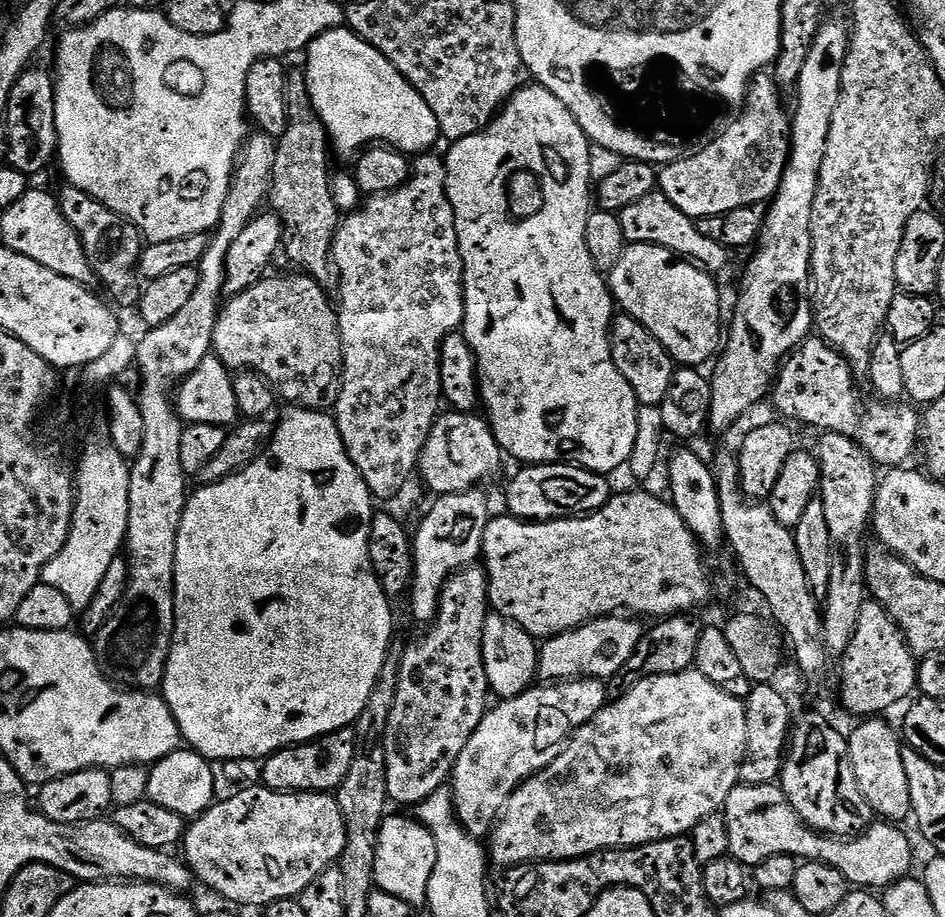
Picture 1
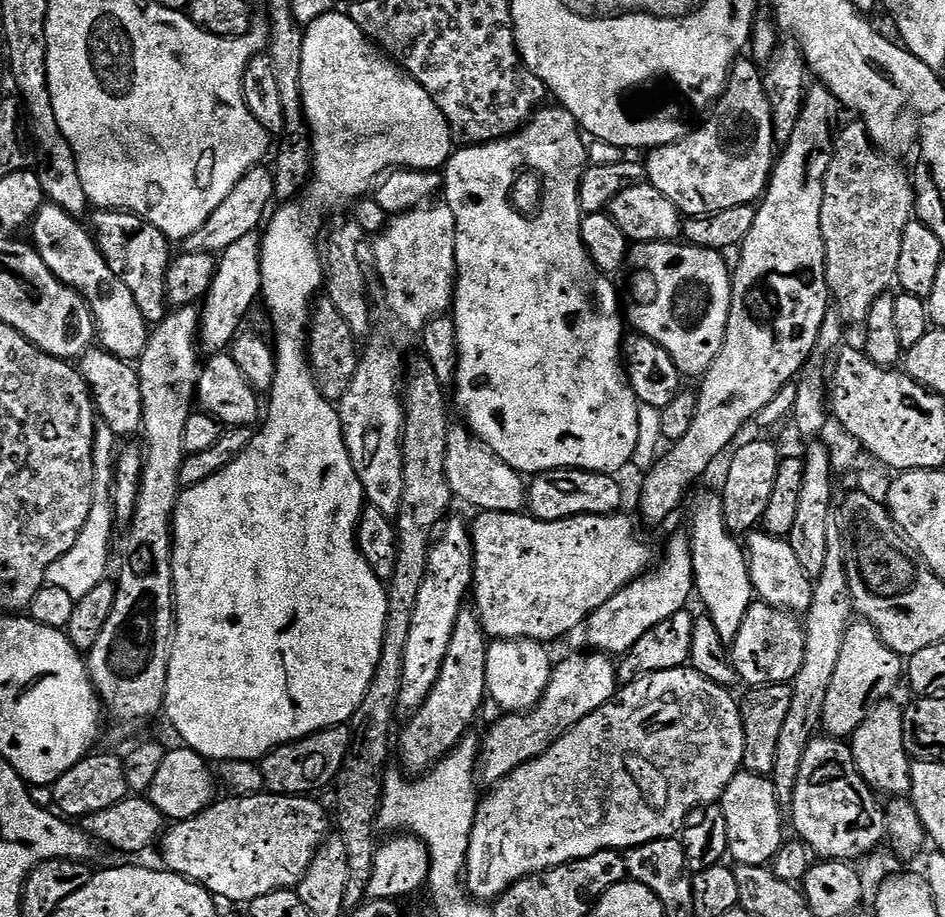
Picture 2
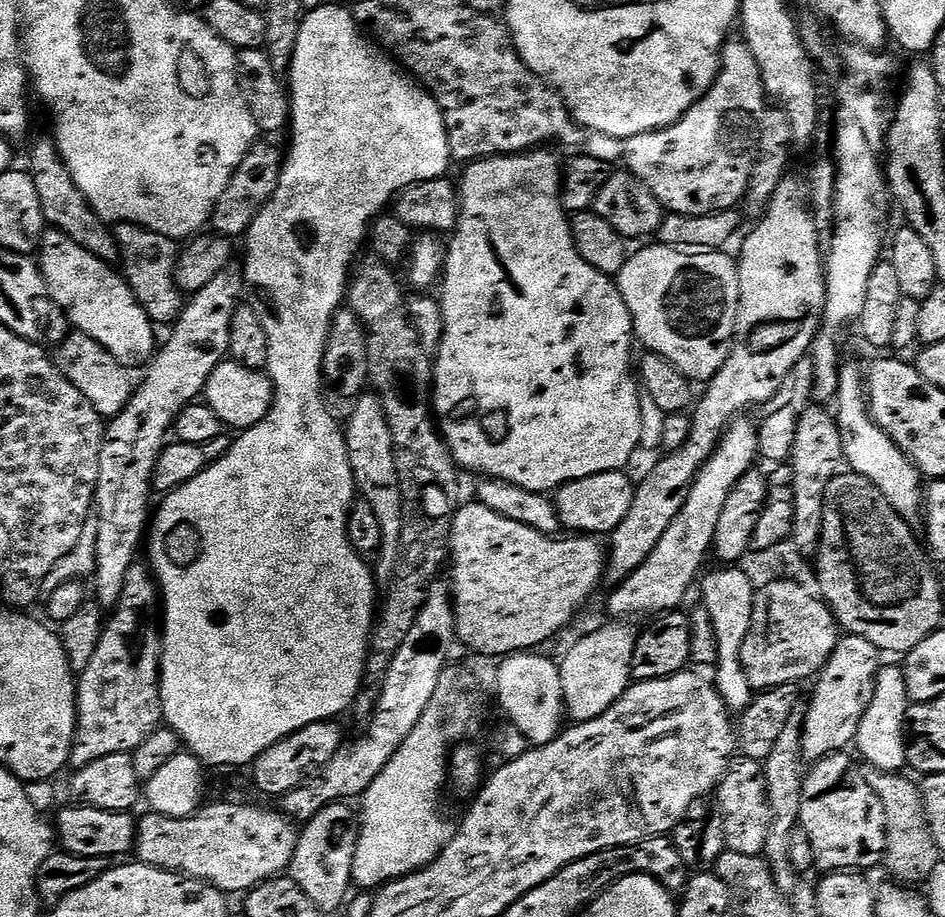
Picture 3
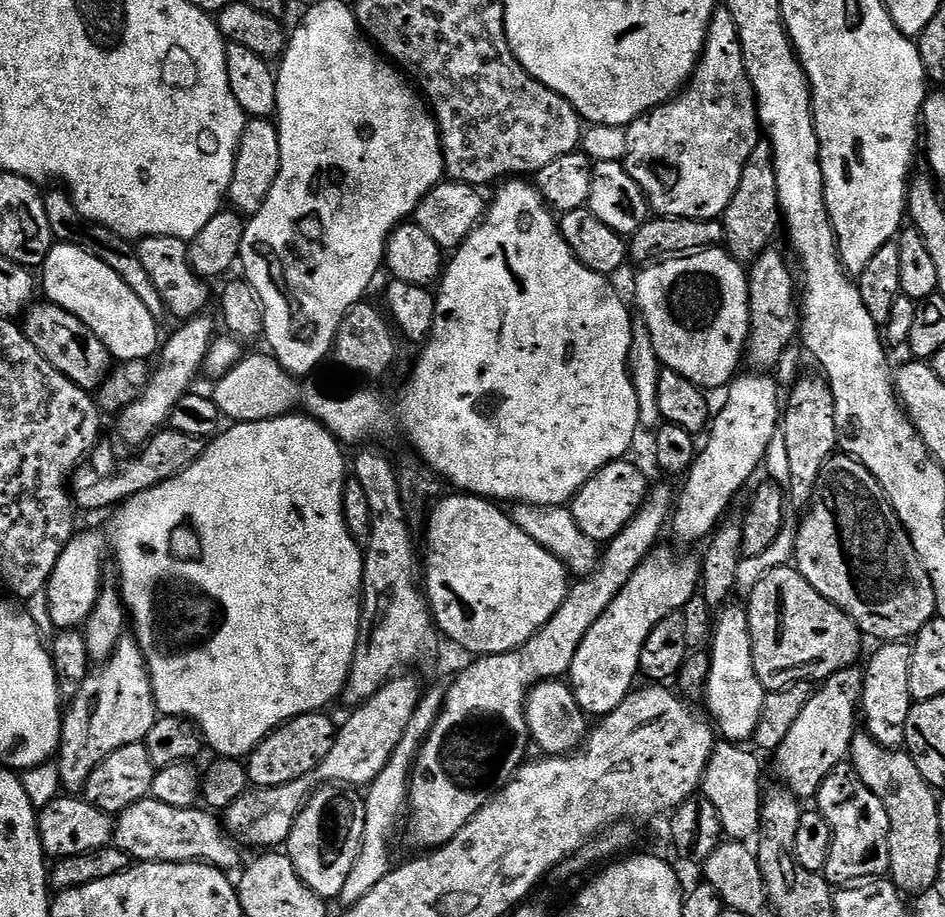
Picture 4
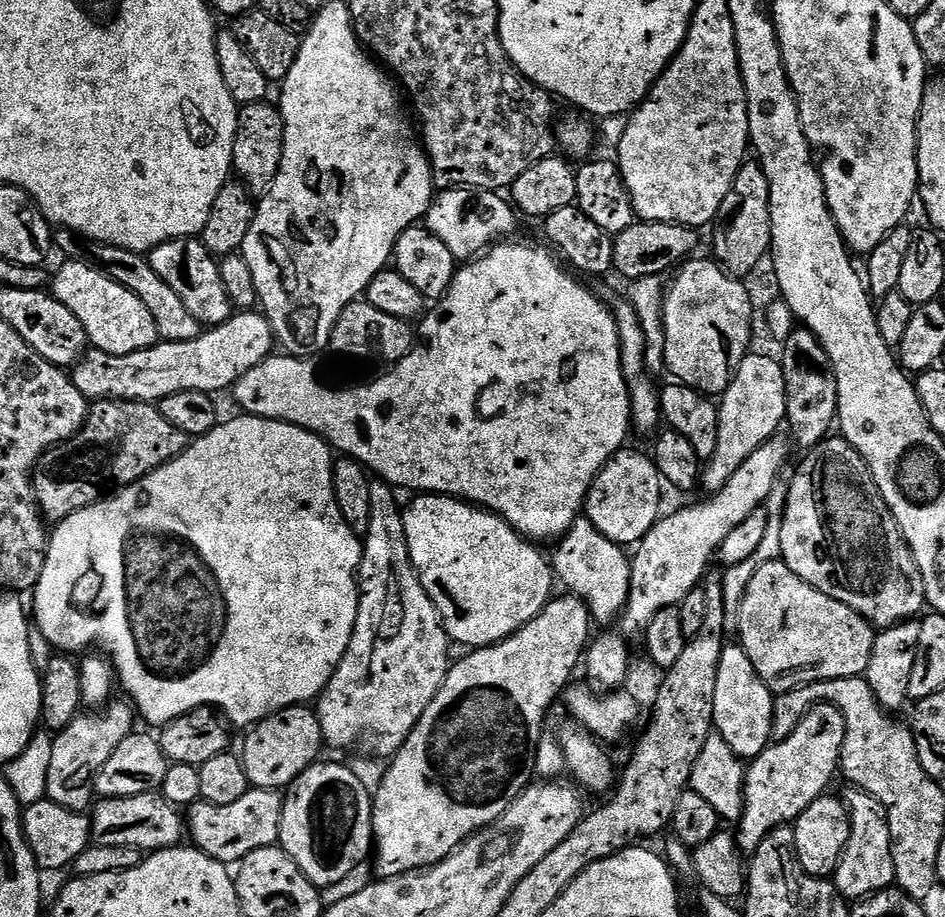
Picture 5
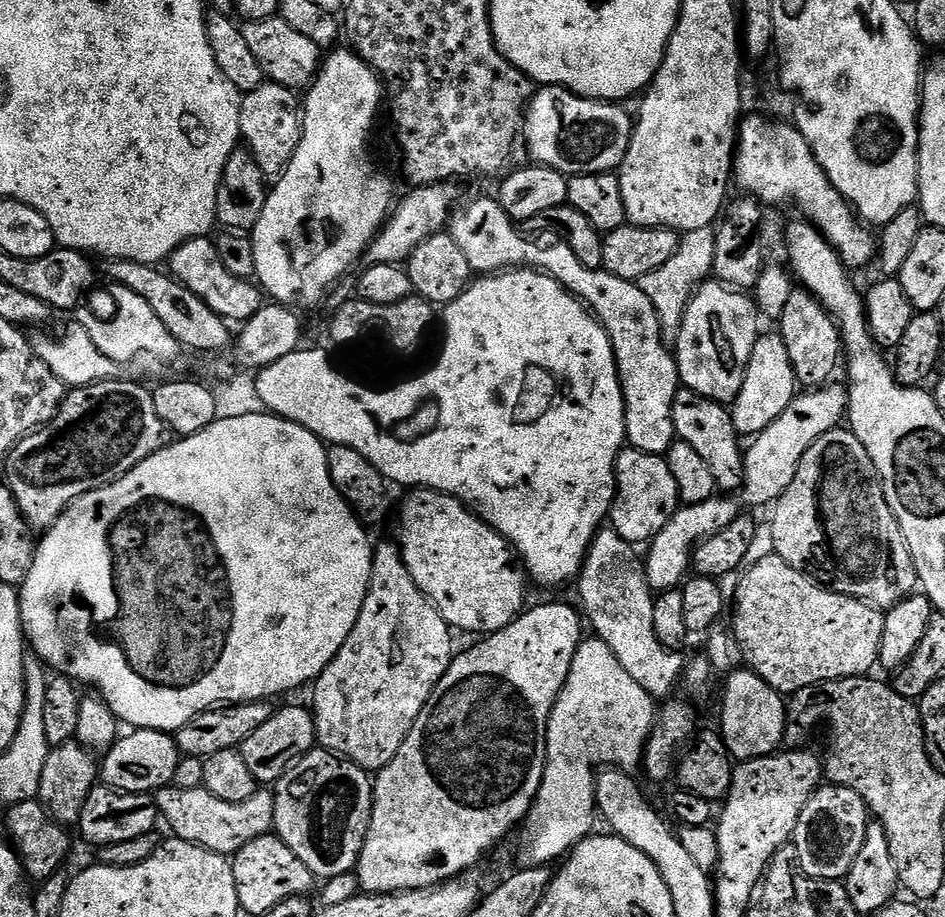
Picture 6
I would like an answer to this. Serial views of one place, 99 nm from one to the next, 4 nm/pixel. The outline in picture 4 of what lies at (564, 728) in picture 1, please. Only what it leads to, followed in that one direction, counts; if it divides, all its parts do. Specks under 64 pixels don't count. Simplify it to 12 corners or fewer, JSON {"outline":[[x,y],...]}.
{"outline":[[653,548],[586,630],[570,687],[589,717],[633,691],[642,646],[701,587]]}

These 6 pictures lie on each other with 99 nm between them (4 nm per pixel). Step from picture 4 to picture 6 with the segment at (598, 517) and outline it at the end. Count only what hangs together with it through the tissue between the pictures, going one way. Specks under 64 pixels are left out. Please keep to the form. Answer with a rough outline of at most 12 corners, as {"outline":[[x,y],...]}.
{"outline":[[663,455],[616,459],[611,527],[647,545],[682,507]]}

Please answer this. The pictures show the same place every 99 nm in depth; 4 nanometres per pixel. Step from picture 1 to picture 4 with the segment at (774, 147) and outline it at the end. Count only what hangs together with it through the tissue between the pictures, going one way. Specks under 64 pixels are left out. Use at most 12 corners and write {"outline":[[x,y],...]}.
{"outline":[[738,26],[627,129],[657,217],[723,217],[762,140]]}

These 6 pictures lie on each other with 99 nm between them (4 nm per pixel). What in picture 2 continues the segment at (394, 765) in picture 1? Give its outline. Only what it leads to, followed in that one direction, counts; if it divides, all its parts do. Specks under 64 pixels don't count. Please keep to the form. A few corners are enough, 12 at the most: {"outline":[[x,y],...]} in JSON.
{"outline":[[465,606],[438,680],[399,729],[399,767],[423,774],[486,704],[489,637]]}

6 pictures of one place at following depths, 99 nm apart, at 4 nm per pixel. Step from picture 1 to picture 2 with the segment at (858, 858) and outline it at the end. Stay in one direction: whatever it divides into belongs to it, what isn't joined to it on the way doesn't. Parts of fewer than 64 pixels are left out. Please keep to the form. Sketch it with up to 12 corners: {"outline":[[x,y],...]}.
{"outline":[[741,770],[718,803],[728,856],[767,865],[786,839],[771,779]]}

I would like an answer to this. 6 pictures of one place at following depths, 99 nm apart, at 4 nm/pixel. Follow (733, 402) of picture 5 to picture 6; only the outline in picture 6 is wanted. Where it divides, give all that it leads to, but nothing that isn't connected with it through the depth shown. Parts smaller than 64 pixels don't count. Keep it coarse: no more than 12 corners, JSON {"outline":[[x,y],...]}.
{"outline":[[761,335],[730,408],[755,438],[795,400],[784,339]]}

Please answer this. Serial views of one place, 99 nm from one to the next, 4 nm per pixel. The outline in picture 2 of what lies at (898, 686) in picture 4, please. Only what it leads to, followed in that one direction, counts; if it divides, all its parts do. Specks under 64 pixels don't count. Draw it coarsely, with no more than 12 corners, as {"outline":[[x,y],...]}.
{"outline":[[877,704],[850,737],[856,769],[888,798],[912,791],[904,708]]}

